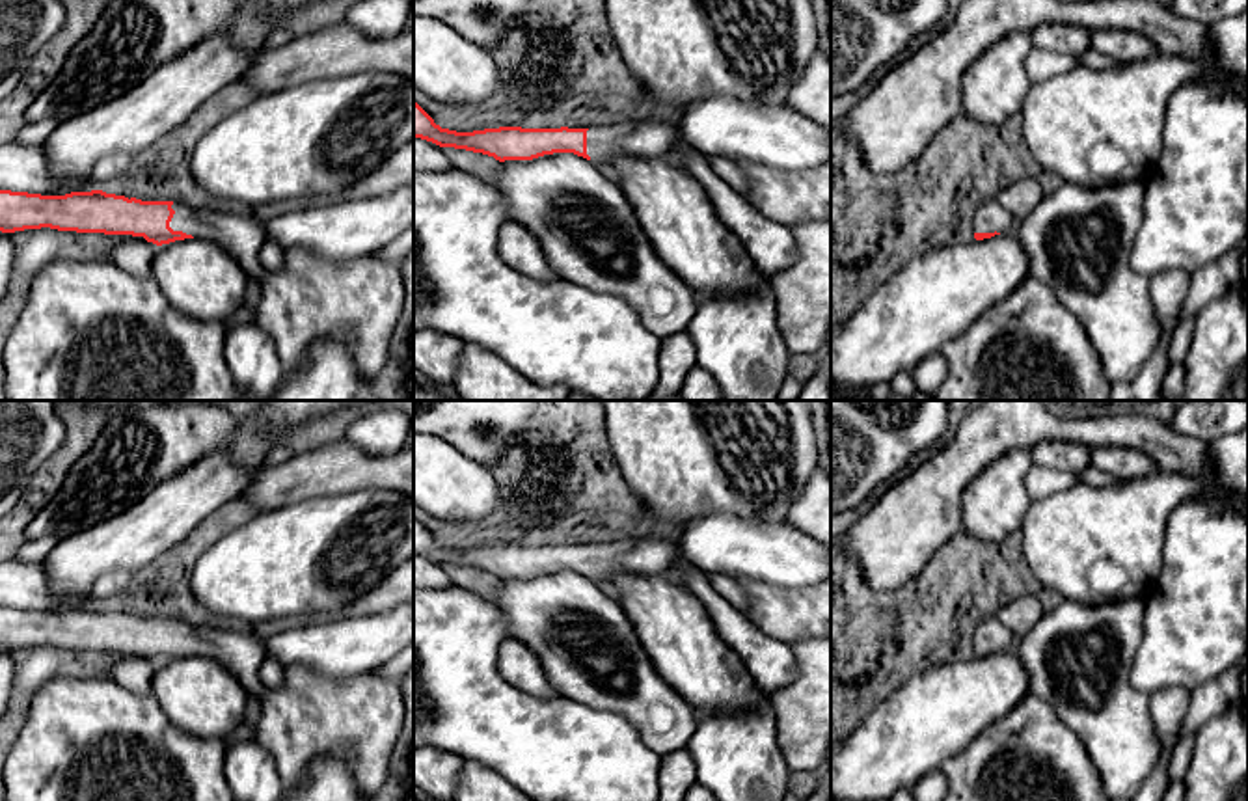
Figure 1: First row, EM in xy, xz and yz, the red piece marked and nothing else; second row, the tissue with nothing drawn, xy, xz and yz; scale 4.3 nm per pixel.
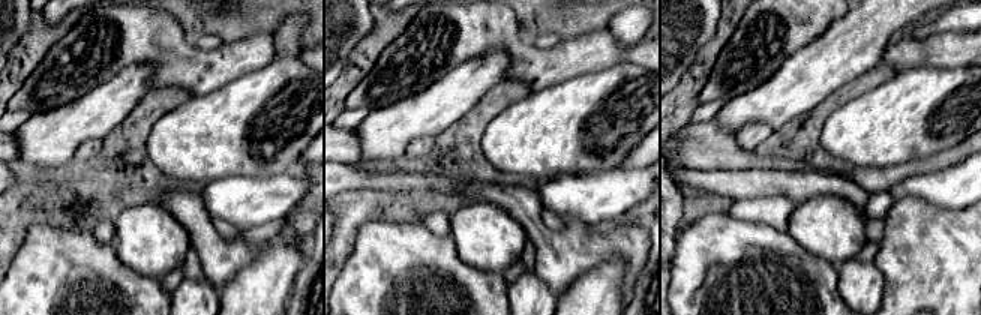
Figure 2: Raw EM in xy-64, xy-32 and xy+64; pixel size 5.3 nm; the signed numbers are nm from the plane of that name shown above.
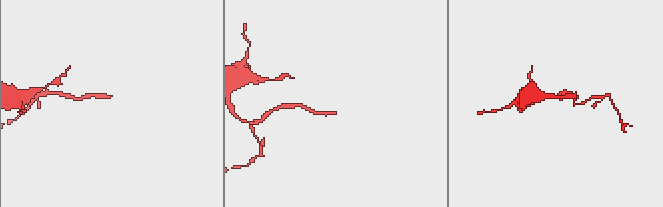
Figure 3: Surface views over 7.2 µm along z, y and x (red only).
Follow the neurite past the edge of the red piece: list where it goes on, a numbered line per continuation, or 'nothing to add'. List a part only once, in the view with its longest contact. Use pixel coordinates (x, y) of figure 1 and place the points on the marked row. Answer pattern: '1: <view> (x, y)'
1: xy (360, 300)

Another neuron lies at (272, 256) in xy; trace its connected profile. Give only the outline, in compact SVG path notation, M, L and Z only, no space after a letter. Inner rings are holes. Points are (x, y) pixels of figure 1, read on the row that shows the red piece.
M265 237L265 242L259 250L259 261L268 270L281 270L285 265L285 250L272 238Z

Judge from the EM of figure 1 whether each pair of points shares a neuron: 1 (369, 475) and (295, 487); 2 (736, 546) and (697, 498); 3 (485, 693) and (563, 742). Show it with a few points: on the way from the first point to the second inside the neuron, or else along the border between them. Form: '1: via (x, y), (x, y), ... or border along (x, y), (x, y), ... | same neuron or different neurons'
1: via (351, 475), (313, 475) | same neuron
2: border along (753, 518), (699, 515), (680, 531) | different neurons
3: via (503, 712), (533, 742), (544, 742) | same neuron

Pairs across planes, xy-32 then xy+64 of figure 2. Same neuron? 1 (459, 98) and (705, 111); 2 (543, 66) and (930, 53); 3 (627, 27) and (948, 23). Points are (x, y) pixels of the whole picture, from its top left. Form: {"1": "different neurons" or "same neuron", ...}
{"1": "different neurons", "2": "same neuron", "3": "same neuron"}

